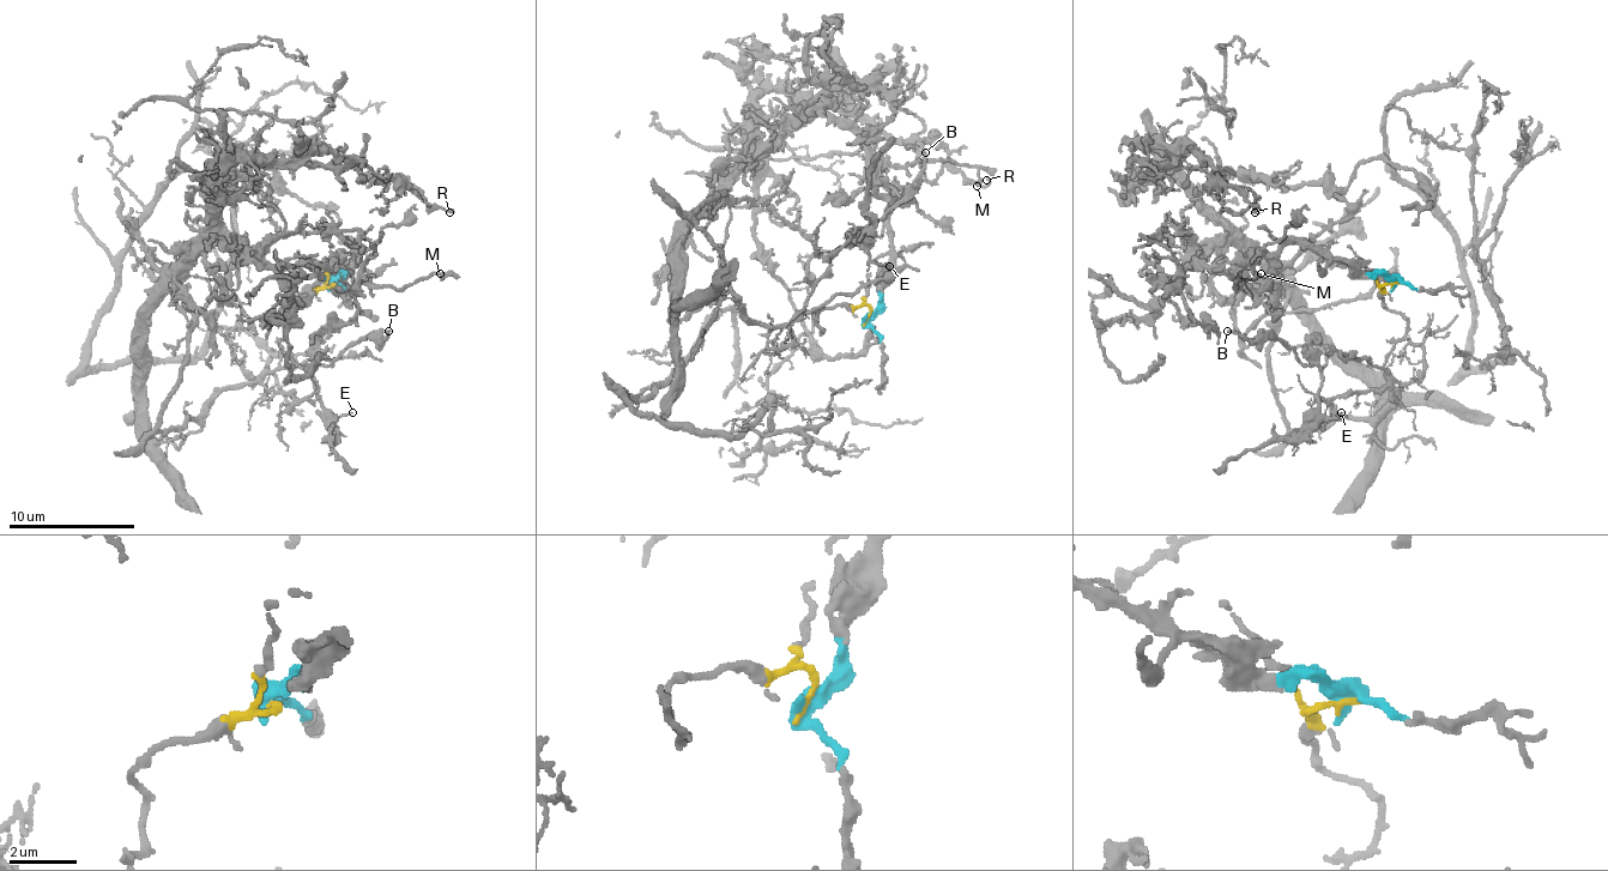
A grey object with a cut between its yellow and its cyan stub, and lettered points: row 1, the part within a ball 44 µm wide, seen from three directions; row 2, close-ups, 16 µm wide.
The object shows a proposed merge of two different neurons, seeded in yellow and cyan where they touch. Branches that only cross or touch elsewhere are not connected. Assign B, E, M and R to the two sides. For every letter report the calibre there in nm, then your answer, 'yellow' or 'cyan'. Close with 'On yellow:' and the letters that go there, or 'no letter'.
B: 180 nm thick; yellow
E: 120 nm thick; yellow
M: 220 nm thick; cyan
R: 160 nm thick; cyan
On yellow: B, E

